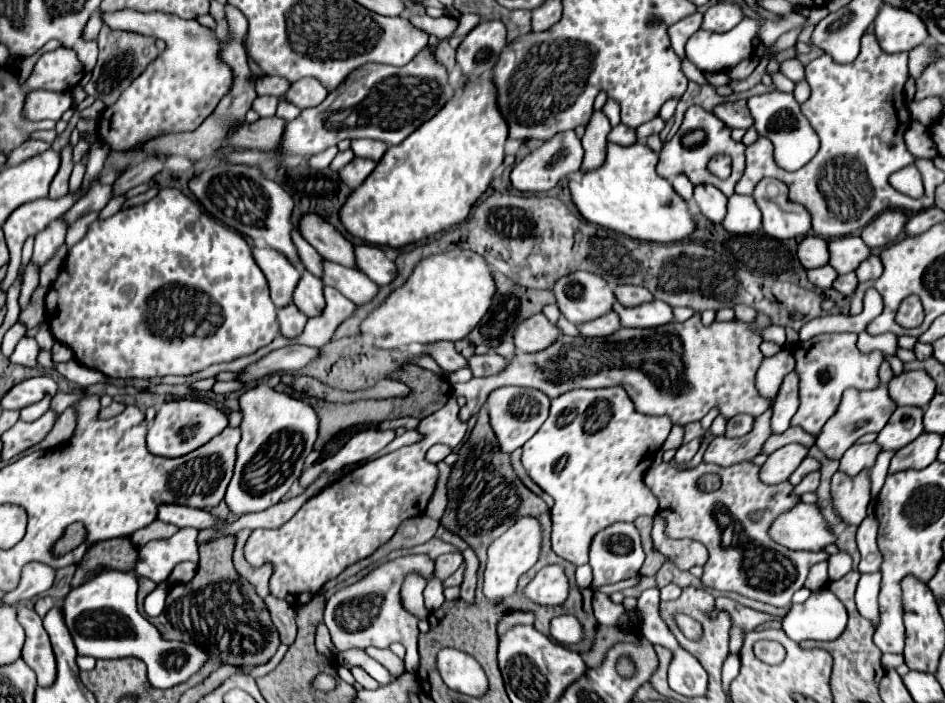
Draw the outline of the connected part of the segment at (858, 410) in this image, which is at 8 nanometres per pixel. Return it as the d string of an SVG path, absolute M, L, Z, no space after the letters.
M880 385L878 390L870 390L870 392L860 392L860 390L846 390L844 398L842 398L842 406L838 408L838 412L834 414L834 418L830 418L830 422L826 422L822 434L818 436L816 444L818 448L826 454L826 458L830 460L840 460L842 454L864 434L868 432L880 432L882 426L888 422L890 414L896 410L896 404L892 402L892 398L888 396L886 386Z

